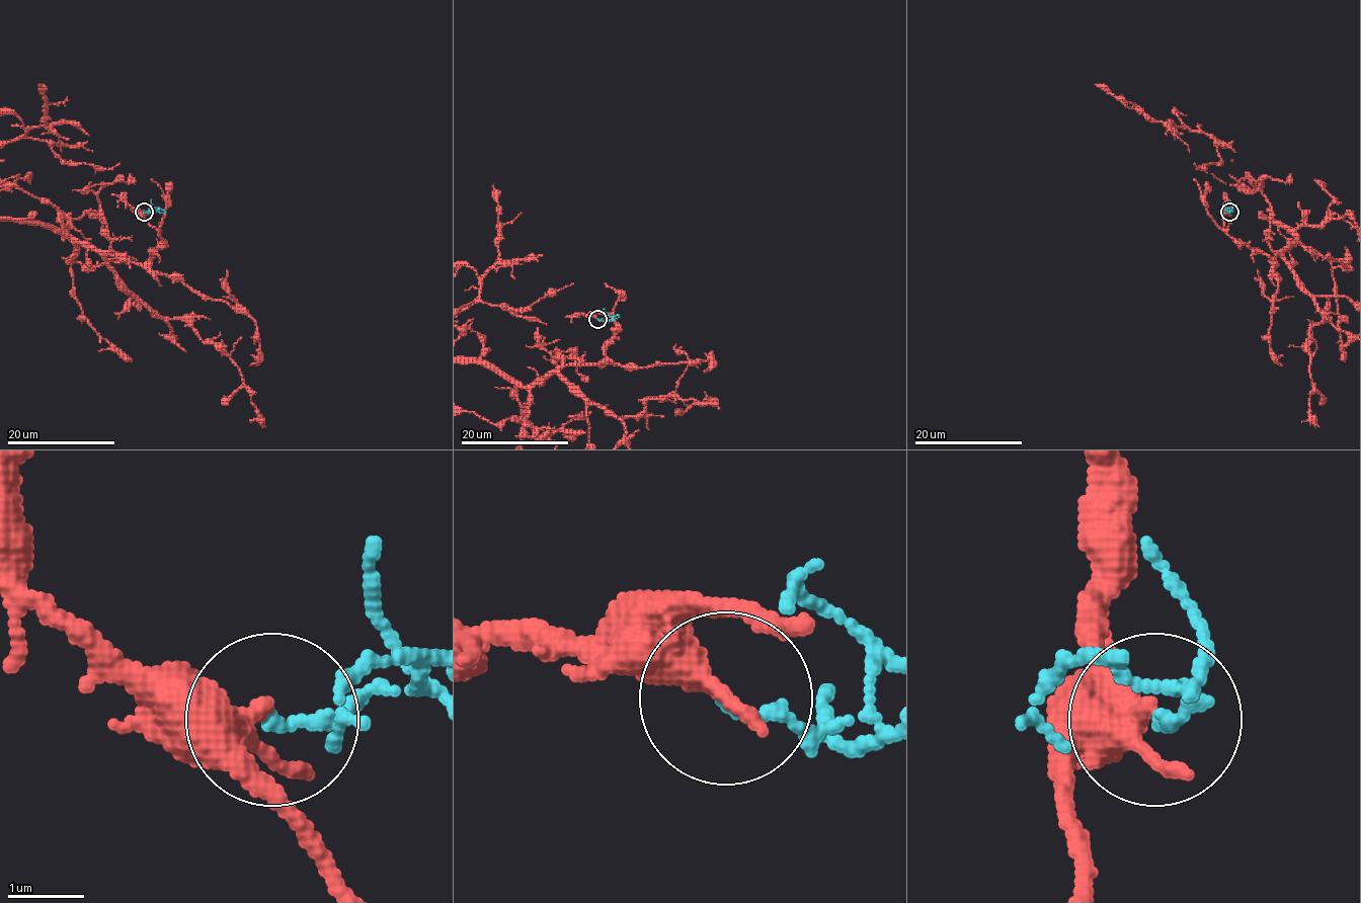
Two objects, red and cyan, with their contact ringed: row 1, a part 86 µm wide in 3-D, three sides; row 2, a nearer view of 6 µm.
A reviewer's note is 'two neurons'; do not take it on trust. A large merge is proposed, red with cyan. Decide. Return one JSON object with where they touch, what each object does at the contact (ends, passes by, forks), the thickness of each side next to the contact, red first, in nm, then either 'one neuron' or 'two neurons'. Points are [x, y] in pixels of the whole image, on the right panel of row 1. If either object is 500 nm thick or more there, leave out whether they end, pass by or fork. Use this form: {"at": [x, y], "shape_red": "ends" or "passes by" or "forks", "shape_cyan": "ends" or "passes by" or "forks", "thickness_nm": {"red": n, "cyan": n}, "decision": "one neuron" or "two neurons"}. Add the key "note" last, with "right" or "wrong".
{"at": [1229, 212], "shape_red": "passes by", "shape_cyan": "ends", "thickness_nm": {"red": 280, "cyan": 170}, "decision": "two neurons", "note": "right"}

